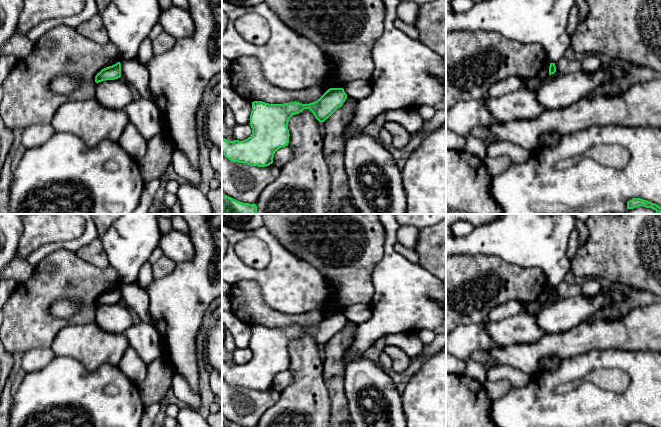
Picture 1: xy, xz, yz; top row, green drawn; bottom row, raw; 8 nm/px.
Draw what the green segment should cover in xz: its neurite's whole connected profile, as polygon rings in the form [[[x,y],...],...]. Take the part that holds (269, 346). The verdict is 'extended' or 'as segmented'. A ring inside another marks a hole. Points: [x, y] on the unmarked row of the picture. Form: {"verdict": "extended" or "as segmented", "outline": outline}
{"verdict": "as segmented", "outline": [[[330,312],[317,325],[309,328],[254,325],[249,347],[252,358],[243,365],[228,365],[222,361],[222,379],[231,386],[269,390],[273,387],[275,376],[288,370],[288,346],[293,339],[309,333],[319,346],[324,346],[342,331],[346,323],[347,318],[343,312]]]}

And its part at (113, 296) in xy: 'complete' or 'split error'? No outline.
complete

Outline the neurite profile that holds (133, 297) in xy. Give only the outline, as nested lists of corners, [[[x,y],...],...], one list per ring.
[[[136,282],[121,286],[121,301],[127,309],[138,316],[142,322],[151,324],[159,331],[159,324],[153,319],[149,305],[150,300],[145,291]]]

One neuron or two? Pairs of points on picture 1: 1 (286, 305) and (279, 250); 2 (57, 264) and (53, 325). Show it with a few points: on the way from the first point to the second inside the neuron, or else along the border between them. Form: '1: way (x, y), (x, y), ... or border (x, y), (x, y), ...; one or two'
1: way (286, 291), (286, 276), (283, 264); one
2: way (52, 279), (43, 288), (43, 310); one

